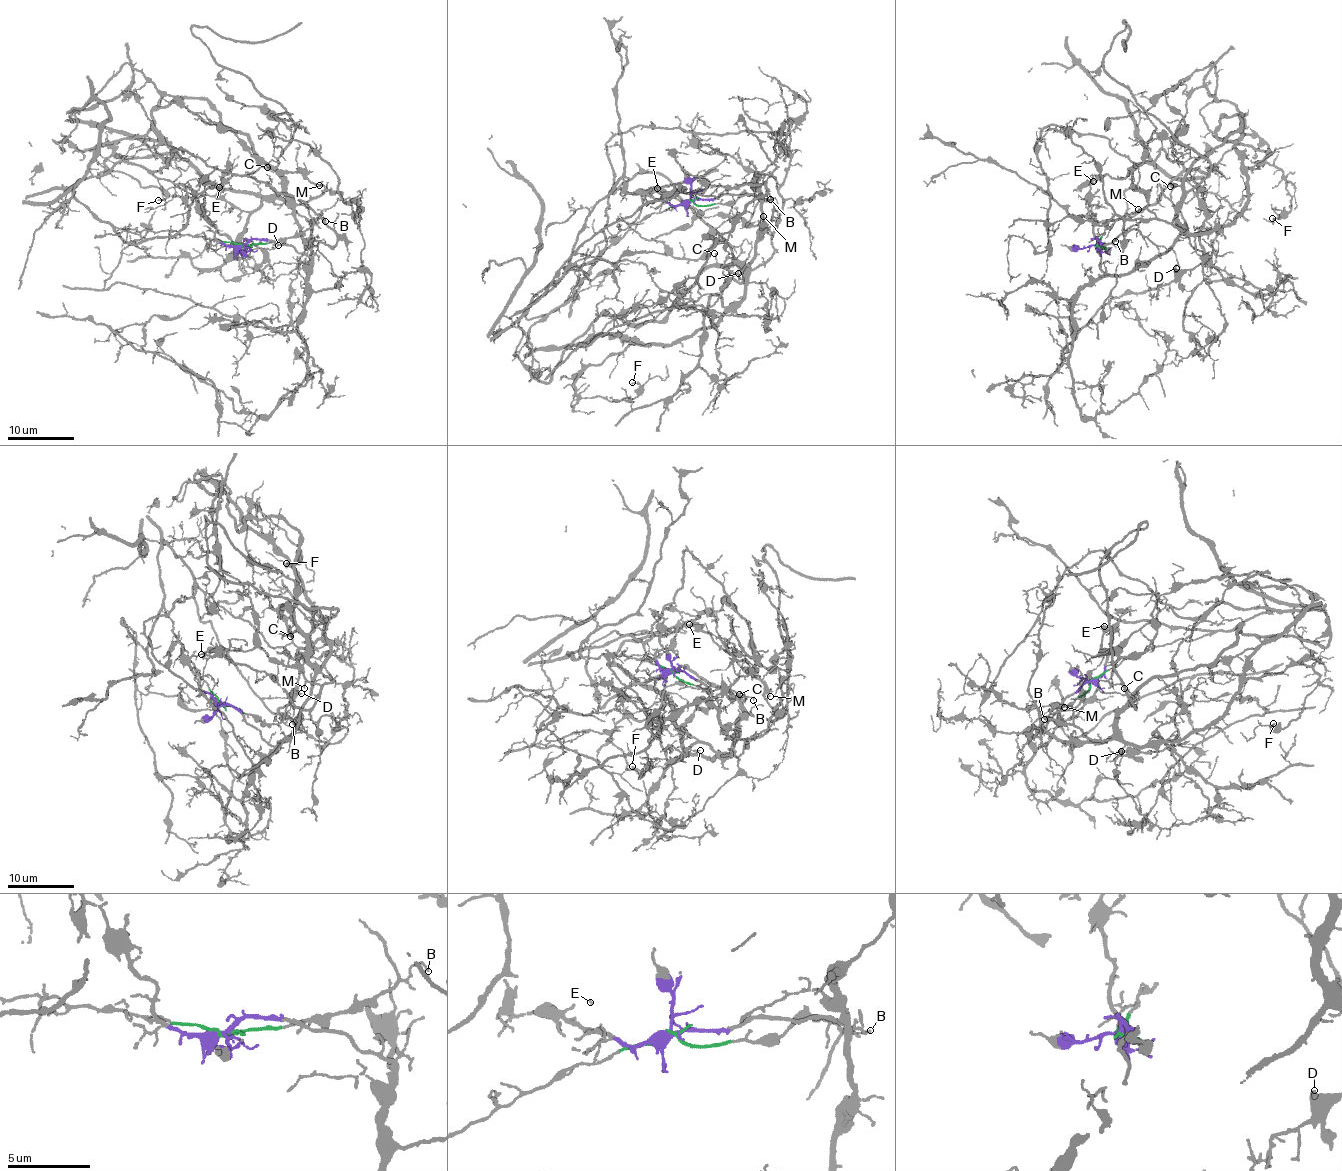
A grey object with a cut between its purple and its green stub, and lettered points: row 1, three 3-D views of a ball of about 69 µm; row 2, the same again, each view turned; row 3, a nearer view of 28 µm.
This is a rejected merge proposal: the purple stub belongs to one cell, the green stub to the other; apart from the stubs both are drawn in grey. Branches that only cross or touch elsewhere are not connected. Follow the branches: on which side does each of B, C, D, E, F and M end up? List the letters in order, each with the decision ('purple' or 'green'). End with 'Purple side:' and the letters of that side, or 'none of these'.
B: green
C: purple
D: purple
E: purple
F: purple
M: purple
Purple side: C, D, E, F, M

